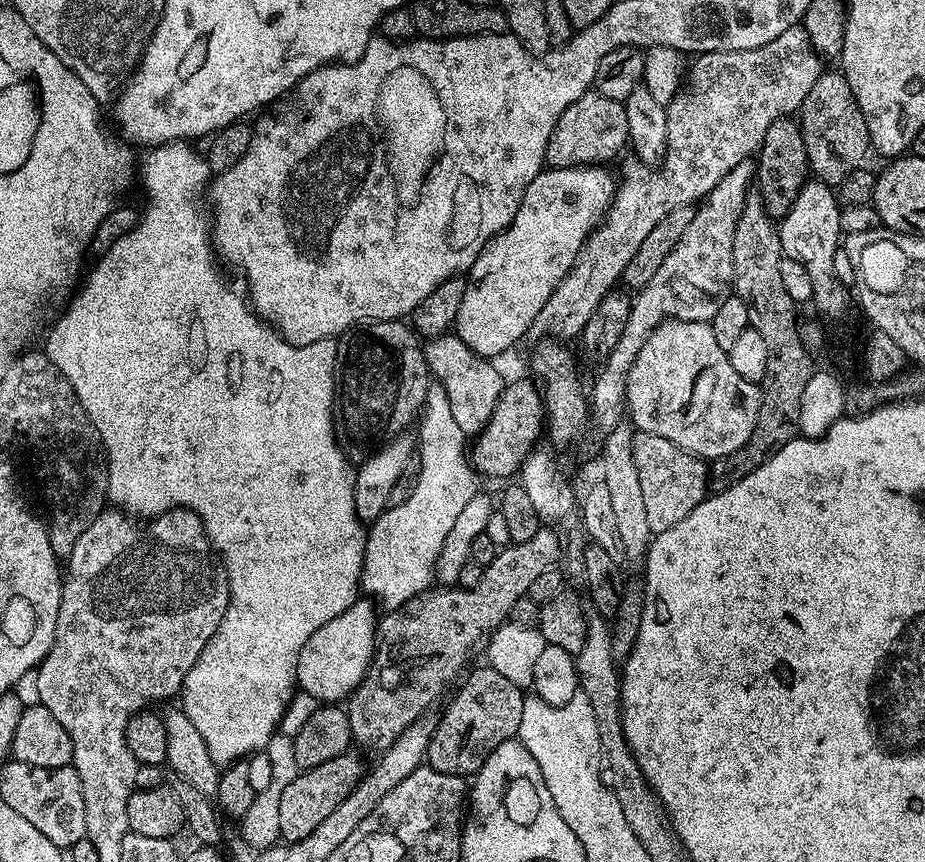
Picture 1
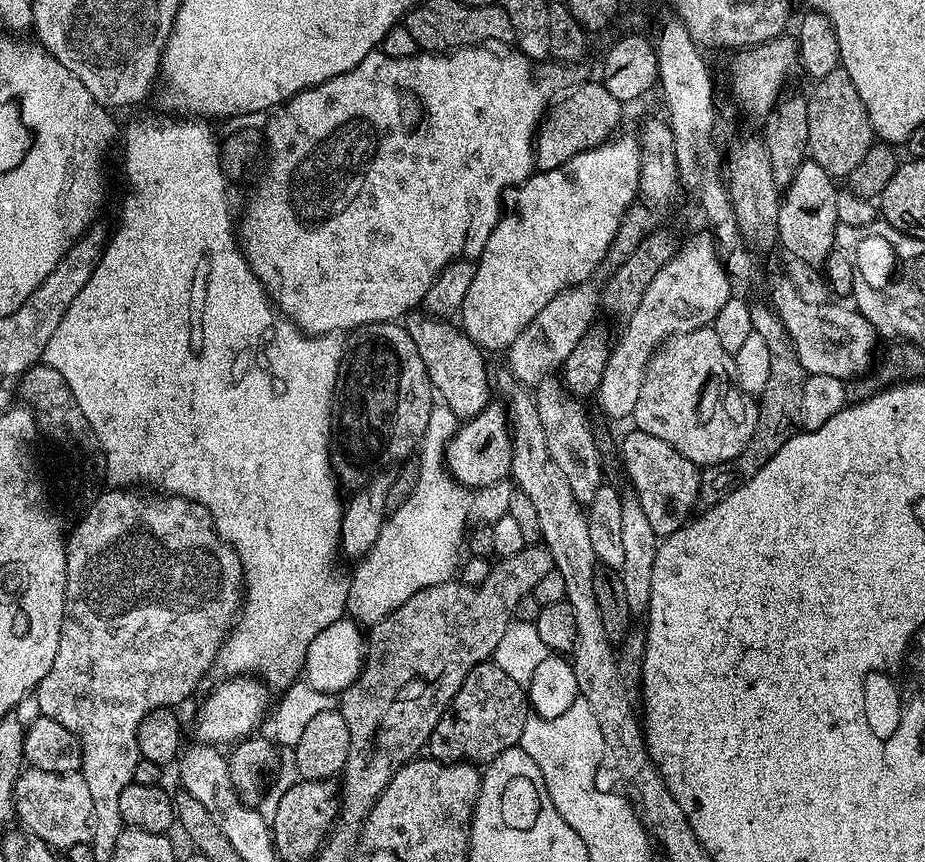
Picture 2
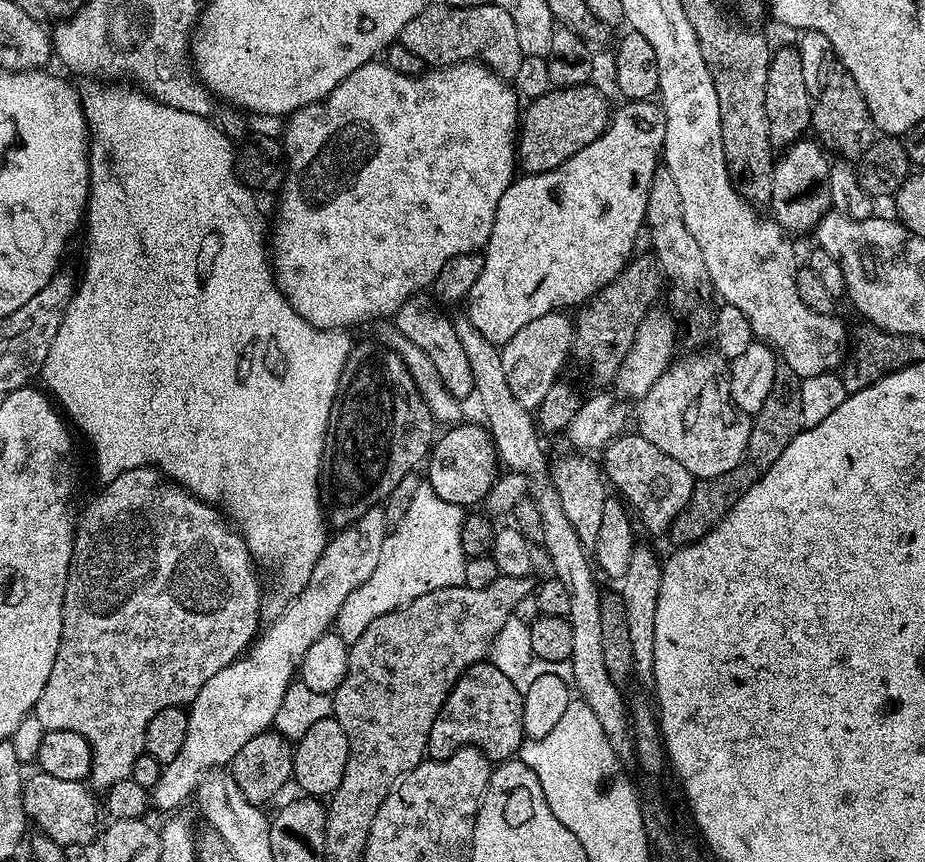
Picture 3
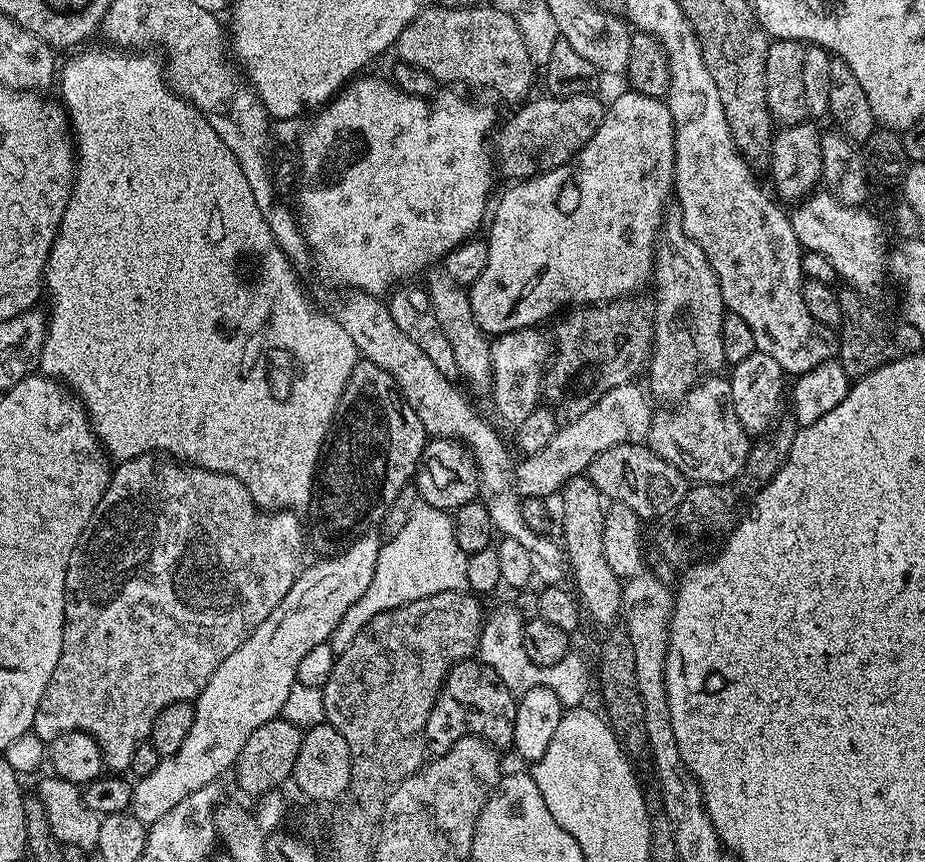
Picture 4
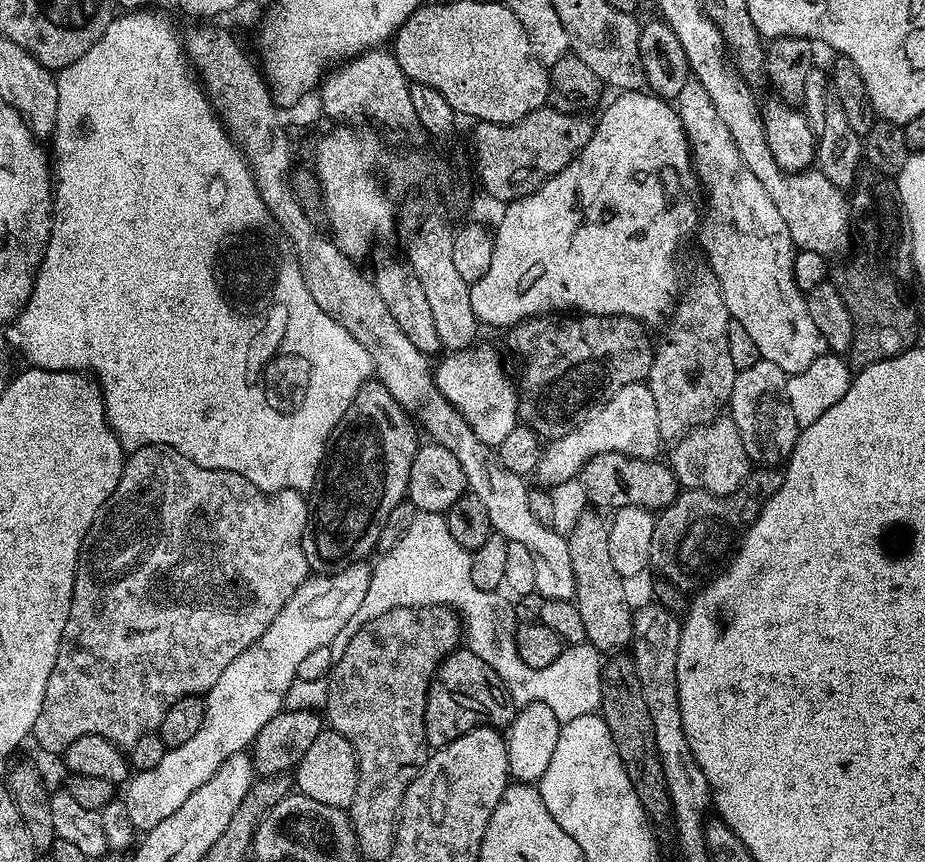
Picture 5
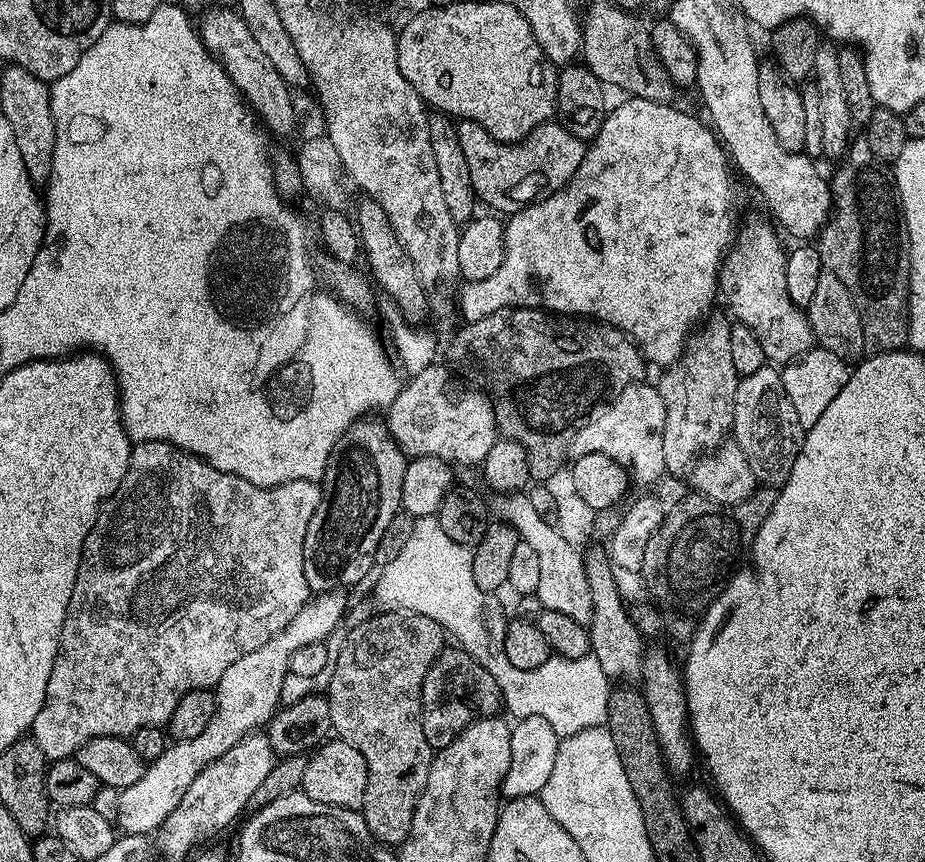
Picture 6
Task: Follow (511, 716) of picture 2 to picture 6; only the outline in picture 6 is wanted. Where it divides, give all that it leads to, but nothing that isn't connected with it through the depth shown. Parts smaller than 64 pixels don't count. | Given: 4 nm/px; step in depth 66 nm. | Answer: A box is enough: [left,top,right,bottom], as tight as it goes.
[420,646,501,750]

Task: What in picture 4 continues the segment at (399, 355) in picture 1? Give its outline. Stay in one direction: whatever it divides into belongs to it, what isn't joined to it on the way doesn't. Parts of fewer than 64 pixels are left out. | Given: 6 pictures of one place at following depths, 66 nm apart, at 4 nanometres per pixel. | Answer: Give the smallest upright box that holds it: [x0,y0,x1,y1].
[310,359,429,557]

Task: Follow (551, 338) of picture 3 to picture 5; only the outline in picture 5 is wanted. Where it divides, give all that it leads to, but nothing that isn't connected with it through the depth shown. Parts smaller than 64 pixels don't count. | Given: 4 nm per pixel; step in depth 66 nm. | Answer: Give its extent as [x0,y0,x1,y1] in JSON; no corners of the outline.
[438,351,518,446]

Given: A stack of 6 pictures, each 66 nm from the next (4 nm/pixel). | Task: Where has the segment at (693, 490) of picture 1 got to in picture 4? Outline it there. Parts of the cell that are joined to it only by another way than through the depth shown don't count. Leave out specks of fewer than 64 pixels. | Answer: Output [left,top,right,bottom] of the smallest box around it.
[586,443,690,522]

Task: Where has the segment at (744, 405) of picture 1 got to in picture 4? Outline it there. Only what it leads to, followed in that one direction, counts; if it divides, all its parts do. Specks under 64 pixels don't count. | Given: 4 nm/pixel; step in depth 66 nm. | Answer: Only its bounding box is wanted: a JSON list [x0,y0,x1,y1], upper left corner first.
[647,378,750,484]

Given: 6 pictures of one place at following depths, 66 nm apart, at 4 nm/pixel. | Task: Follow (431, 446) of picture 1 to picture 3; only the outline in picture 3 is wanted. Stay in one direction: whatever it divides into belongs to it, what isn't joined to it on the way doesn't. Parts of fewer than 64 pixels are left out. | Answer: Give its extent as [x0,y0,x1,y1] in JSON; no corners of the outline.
[335,482,466,646]

